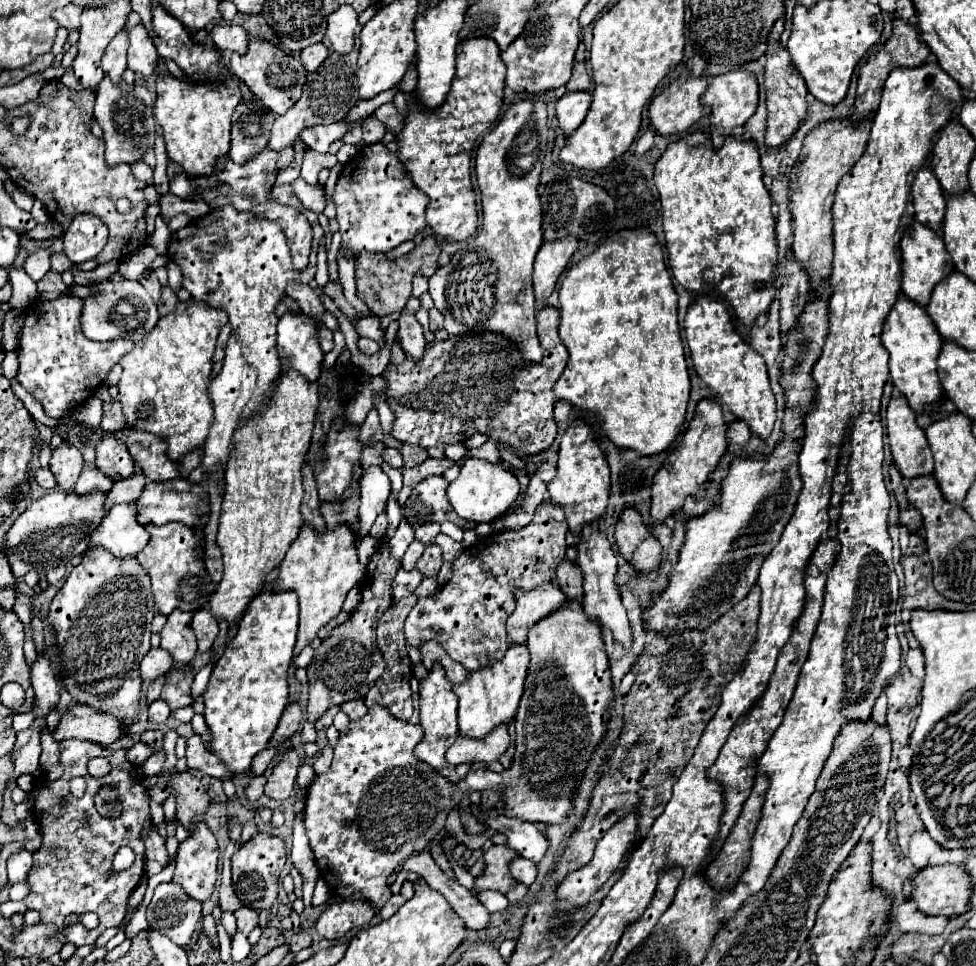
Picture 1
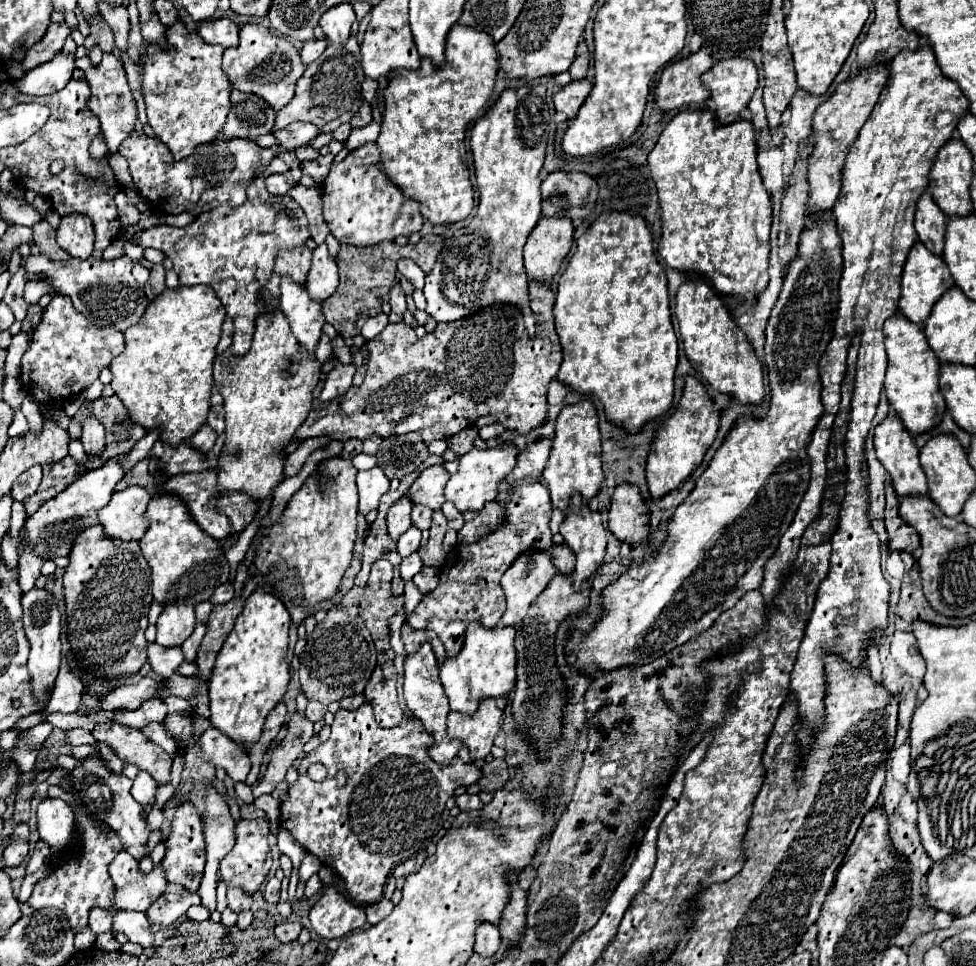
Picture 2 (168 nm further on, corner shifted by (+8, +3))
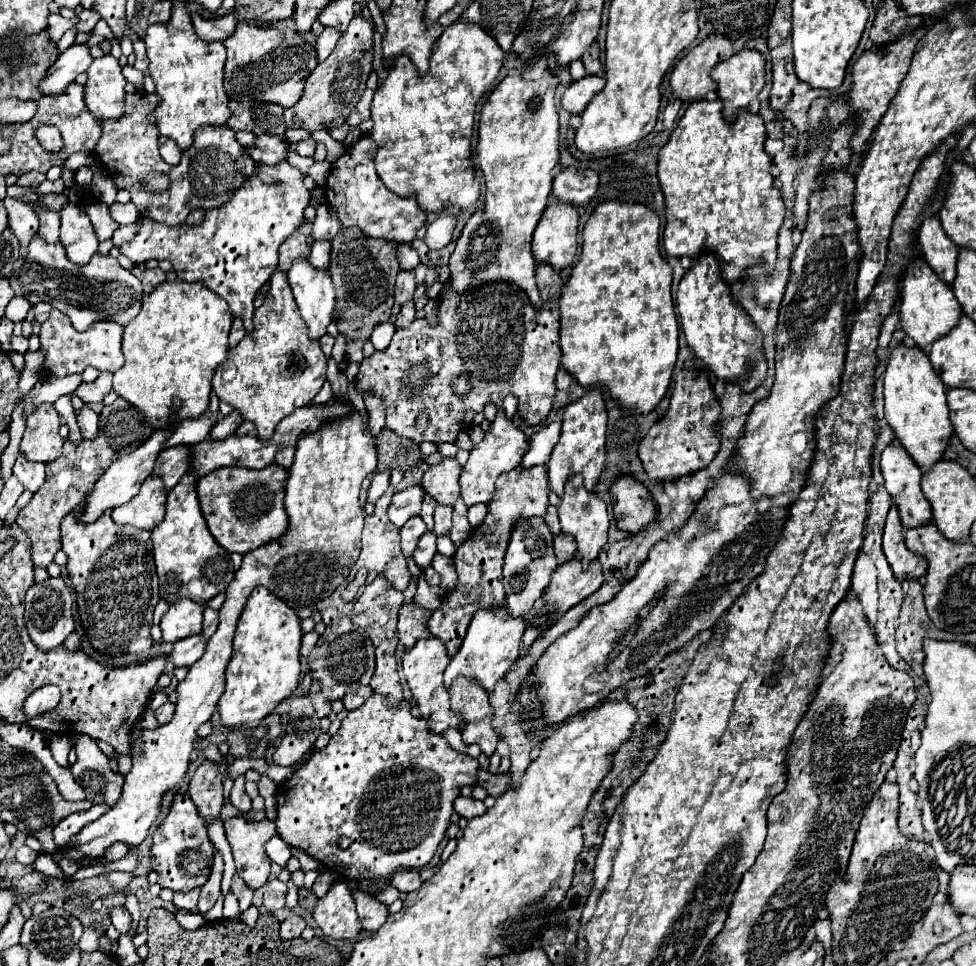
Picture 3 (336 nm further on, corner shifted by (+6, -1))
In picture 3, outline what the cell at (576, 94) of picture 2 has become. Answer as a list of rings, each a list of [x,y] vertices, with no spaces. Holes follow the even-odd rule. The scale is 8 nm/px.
[[[586,75],[578,81],[574,81],[562,95],[562,107],[568,113],[582,113],[582,109],[592,101],[594,95],[598,95],[606,85],[604,77],[598,75]]]

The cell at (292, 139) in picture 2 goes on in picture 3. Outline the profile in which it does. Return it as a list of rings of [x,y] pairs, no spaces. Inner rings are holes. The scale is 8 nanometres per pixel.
[[[260,135],[254,139],[250,147],[246,147],[246,153],[254,161],[264,163],[264,165],[276,165],[284,161],[288,151],[290,151],[288,143],[284,143],[284,139],[278,135]]]

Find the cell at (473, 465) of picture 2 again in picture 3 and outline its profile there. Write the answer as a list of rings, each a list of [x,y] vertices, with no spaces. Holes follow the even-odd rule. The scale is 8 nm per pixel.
[[[504,411],[496,413],[496,419],[490,423],[488,433],[484,435],[484,439],[472,447],[470,451],[470,459],[462,469],[462,477],[460,477],[460,497],[464,499],[464,503],[476,505],[476,503],[488,503],[492,499],[494,493],[494,483],[498,479],[500,473],[510,471],[514,467],[520,465],[526,449],[528,449],[528,437],[524,435],[524,431],[520,427],[514,425],[512,419],[508,419],[504,415]]]

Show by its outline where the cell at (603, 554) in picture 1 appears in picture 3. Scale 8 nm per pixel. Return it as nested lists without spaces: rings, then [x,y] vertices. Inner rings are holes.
[[[574,475],[566,481],[566,489],[564,489],[564,495],[562,495],[560,505],[558,505],[558,517],[560,517],[562,531],[576,537],[578,553],[582,555],[582,565],[584,567],[590,565],[598,557],[600,549],[606,545],[606,539],[608,539],[610,521],[608,521],[606,503],[596,493],[586,491],[582,485],[582,477]]]

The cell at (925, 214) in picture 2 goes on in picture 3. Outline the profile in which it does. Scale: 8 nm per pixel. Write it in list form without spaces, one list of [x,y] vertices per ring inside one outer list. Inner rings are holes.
[[[938,217],[924,219],[918,243],[922,249],[922,255],[926,263],[932,267],[932,271],[948,285],[952,285],[956,277],[956,261],[958,261],[958,249],[948,241],[948,235],[942,231],[942,225]]]

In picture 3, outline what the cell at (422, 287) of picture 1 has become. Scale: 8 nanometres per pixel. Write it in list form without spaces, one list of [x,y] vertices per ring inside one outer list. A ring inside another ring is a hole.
[[[398,243],[398,261],[400,261],[400,269],[404,271],[412,271],[420,263],[418,253],[416,249],[410,247],[410,243]]]

